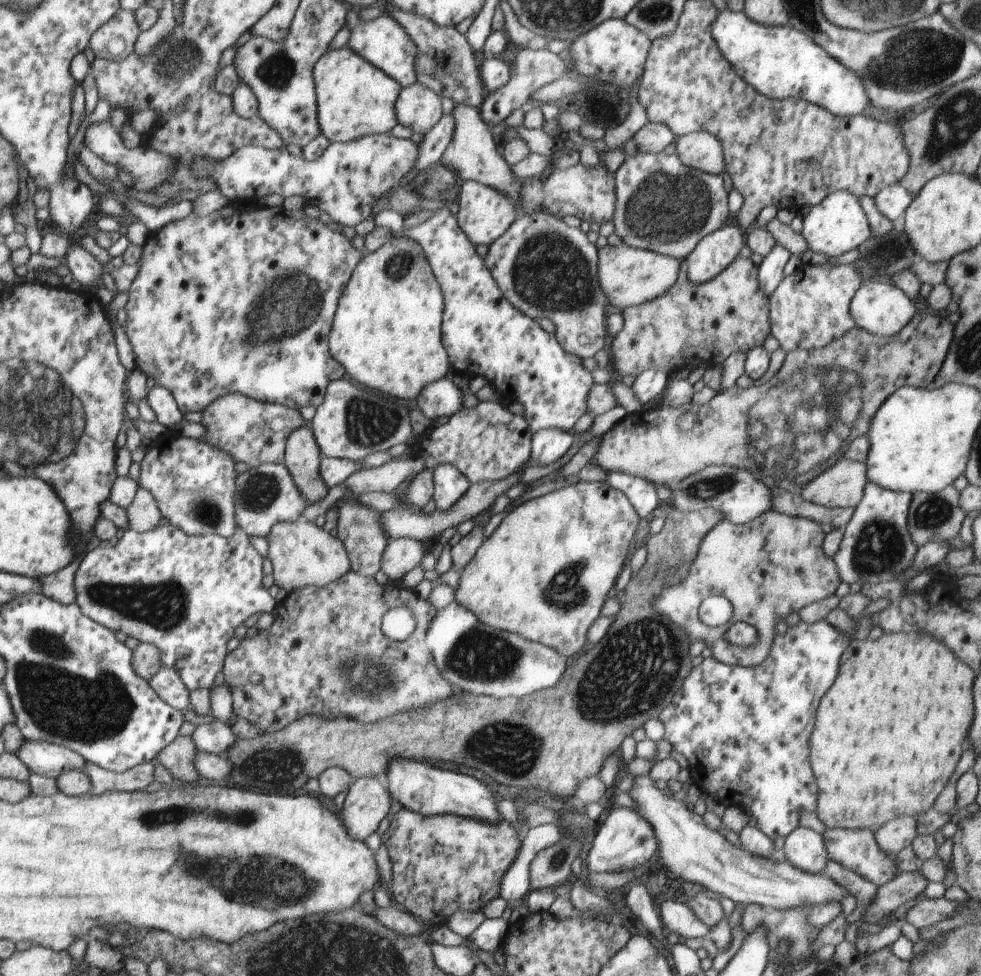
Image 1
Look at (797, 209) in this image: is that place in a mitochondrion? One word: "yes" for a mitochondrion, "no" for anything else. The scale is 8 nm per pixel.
no

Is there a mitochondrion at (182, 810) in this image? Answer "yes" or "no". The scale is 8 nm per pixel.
yes

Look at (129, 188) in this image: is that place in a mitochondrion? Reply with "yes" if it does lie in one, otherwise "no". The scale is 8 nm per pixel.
no

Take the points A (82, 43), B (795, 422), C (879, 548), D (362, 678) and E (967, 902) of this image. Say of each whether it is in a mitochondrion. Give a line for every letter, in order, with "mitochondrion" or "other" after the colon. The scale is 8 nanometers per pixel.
A: other
B: mitochondrion
C: mitochondrion
D: mitochondrion
E: other

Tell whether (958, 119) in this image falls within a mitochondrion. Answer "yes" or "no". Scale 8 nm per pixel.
yes

